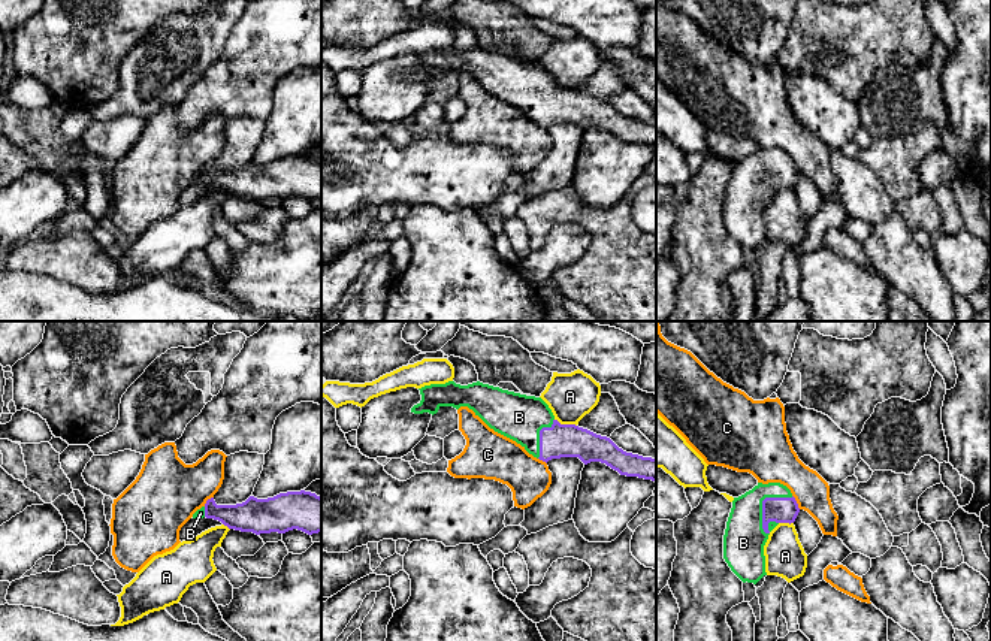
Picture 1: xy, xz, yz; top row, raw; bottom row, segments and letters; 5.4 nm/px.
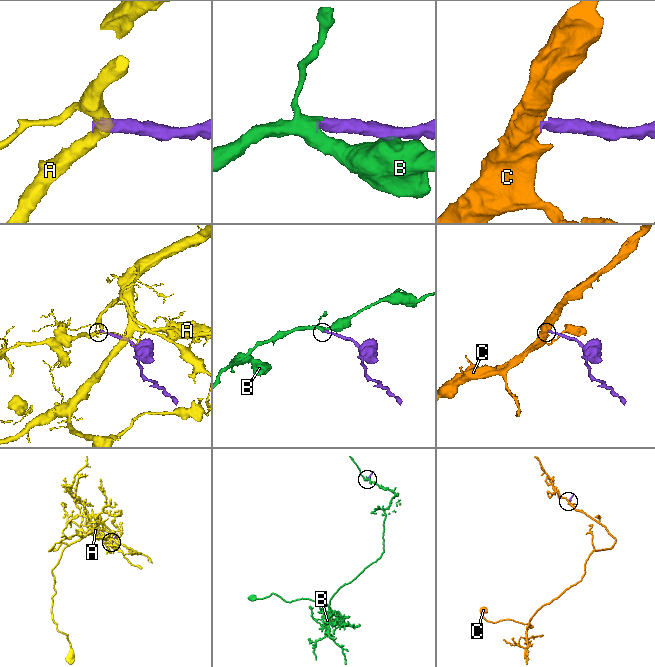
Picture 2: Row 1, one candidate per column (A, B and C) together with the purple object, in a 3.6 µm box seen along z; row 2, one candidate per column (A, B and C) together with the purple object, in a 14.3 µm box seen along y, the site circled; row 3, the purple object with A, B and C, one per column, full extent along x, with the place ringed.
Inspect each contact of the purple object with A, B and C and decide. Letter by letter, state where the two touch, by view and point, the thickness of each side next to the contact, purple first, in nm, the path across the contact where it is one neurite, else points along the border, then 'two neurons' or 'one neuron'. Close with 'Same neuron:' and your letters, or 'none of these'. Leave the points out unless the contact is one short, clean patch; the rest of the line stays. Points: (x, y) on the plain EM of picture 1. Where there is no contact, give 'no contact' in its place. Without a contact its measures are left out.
A: xz (565, 90) | 180/260 nm | along xz (555, 84), (576, 91) | two neurons
B: yz (763, 168) | 140/220 nm | across yz (782, 175), (776, 169), (763, 168), (748, 192), (743, 208) | one neuron
C: yz (795, 168) | 140/220 nm | along yz (792, 160), (800, 174) | two neurons
Same neuron: B

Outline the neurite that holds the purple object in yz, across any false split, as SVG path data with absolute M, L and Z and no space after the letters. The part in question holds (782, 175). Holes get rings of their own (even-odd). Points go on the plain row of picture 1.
M758 148L734 163L723 200L723 224L743 247L756 250L765 238L764 211L779 188L794 188L800 178L791 155L780 148Z

